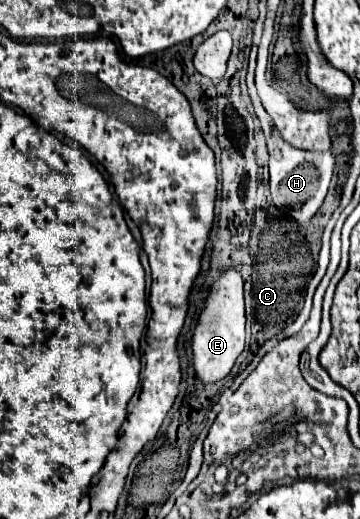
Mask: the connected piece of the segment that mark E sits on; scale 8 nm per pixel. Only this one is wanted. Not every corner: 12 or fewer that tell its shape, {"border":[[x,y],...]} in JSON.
{"border":[[240,269],[210,285],[190,341],[200,383],[244,351]]}

